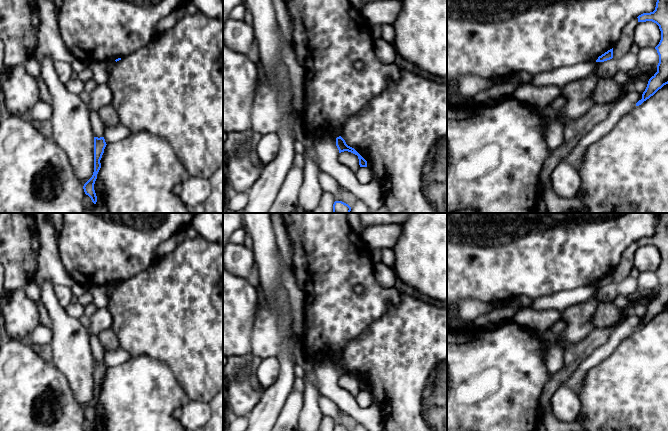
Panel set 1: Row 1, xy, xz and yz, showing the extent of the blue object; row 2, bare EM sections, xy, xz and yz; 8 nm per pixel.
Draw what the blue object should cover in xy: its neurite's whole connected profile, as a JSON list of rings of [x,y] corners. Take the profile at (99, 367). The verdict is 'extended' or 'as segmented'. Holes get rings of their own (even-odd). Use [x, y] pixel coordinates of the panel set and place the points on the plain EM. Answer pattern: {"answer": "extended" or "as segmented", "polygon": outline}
{"answer": "as segmented", "polygon": [[[94,361],[94,396],[92,401],[84,408],[83,413],[86,419],[88,419],[92,426],[96,428],[97,420],[94,414],[94,408],[97,403],[97,398],[101,392],[100,384],[106,371],[104,361]]]}

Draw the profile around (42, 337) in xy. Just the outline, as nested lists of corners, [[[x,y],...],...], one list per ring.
[[[39,325],[34,332],[32,343],[38,349],[47,348],[51,343],[52,337],[53,332],[50,328]]]

